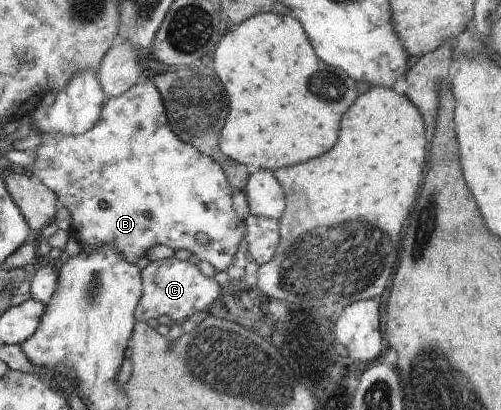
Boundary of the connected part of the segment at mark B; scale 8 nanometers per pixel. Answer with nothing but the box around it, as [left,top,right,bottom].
[28,81,246,272]

